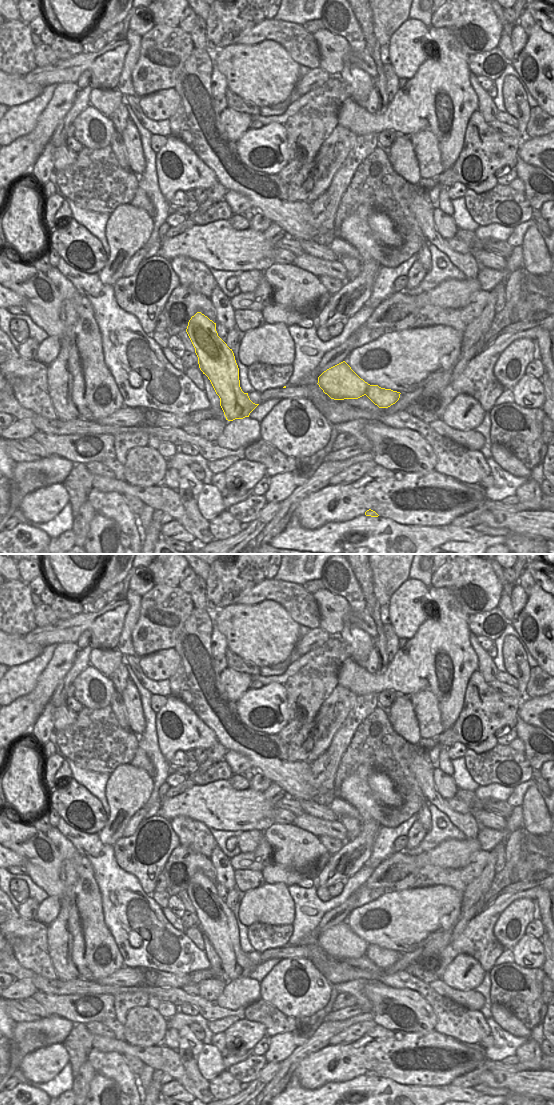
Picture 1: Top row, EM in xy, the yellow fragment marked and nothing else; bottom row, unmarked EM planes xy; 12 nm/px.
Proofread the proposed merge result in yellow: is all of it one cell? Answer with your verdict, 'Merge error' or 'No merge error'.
No merge error.

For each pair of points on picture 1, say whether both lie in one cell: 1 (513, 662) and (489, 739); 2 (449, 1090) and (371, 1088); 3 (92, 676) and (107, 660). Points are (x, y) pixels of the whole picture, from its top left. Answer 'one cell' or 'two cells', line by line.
1: one cell
2: one cell
3: two cells

